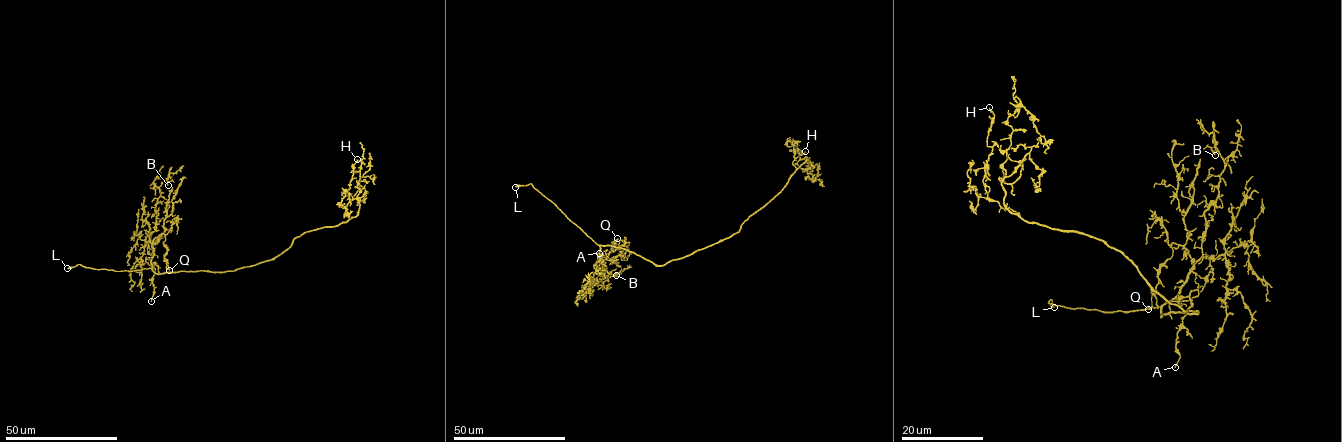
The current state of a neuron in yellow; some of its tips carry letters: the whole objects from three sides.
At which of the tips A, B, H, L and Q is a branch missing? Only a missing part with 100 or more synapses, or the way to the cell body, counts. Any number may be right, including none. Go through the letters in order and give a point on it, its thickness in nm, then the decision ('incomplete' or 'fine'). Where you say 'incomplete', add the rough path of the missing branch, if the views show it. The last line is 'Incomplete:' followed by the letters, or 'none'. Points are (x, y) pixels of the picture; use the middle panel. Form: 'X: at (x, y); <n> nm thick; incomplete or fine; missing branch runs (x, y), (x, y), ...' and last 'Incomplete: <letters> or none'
A: at (599, 253); 130 nm thick; fine
B: at (616, 275); 110 nm thick; fine
H: at (805, 151); 170 nm thick; fine
L: at (515, 187); 280 nm thick; incomplete; missing branch runs (515, 187), (504, 197), (486, 206), (480, 219)
Q: at (617, 238); 180 nm thick; fine
Incomplete: L

